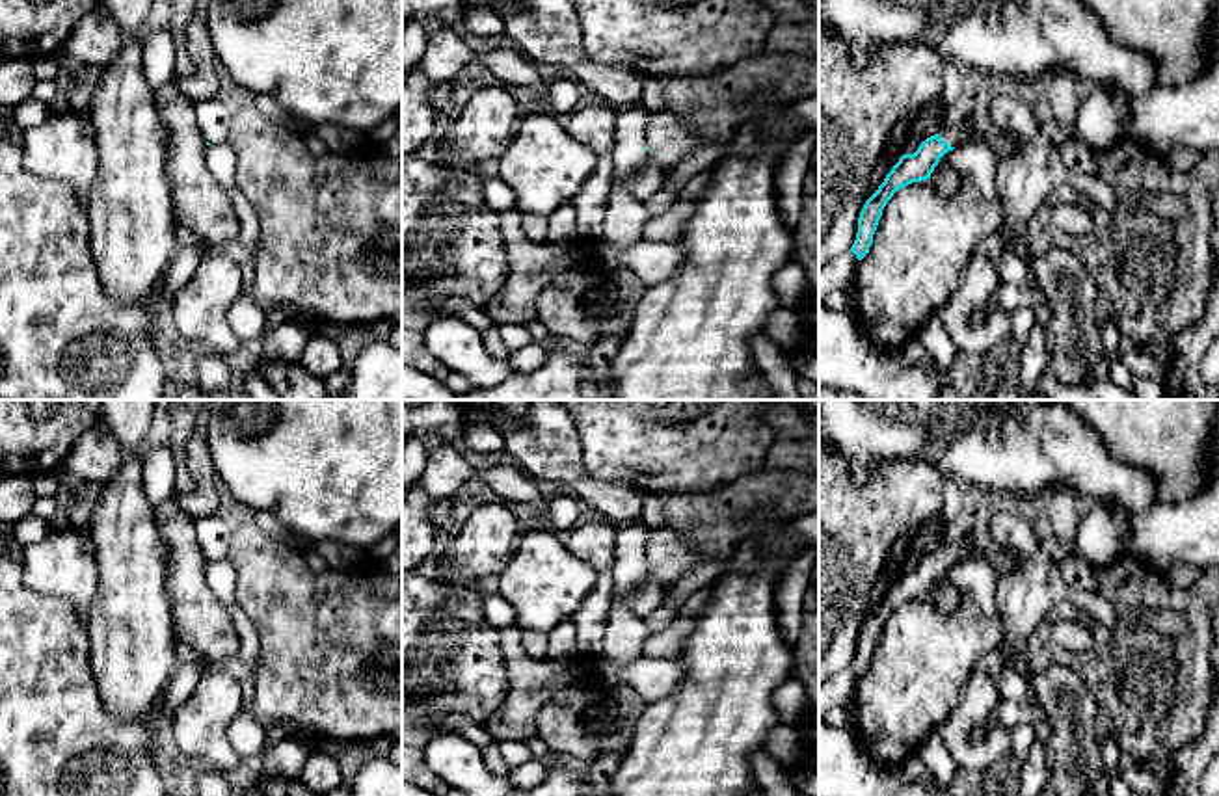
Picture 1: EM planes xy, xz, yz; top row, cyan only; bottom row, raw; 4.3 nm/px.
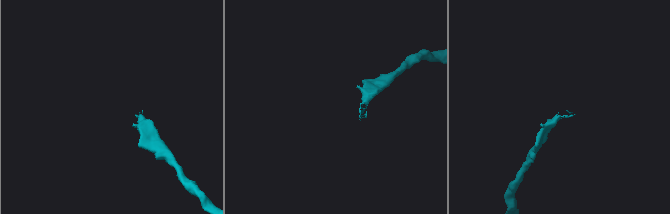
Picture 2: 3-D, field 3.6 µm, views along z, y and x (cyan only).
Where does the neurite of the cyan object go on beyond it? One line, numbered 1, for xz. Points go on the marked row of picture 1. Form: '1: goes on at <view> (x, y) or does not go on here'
1: does not go on here

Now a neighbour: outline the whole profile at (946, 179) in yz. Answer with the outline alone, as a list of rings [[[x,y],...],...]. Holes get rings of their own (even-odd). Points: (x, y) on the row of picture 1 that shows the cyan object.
[[[938,164],[931,173],[931,182],[940,197],[951,197],[970,175],[949,166]]]

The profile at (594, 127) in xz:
[[[609,104],[575,110],[564,117],[568,134],[592,149],[597,164],[571,201],[579,240],[601,242],[609,195],[614,188],[614,134],[618,110]]]

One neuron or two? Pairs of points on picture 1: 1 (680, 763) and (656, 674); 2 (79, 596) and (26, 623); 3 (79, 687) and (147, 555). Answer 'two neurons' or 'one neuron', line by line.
1: two neurons
2: two neurons
3: two neurons

